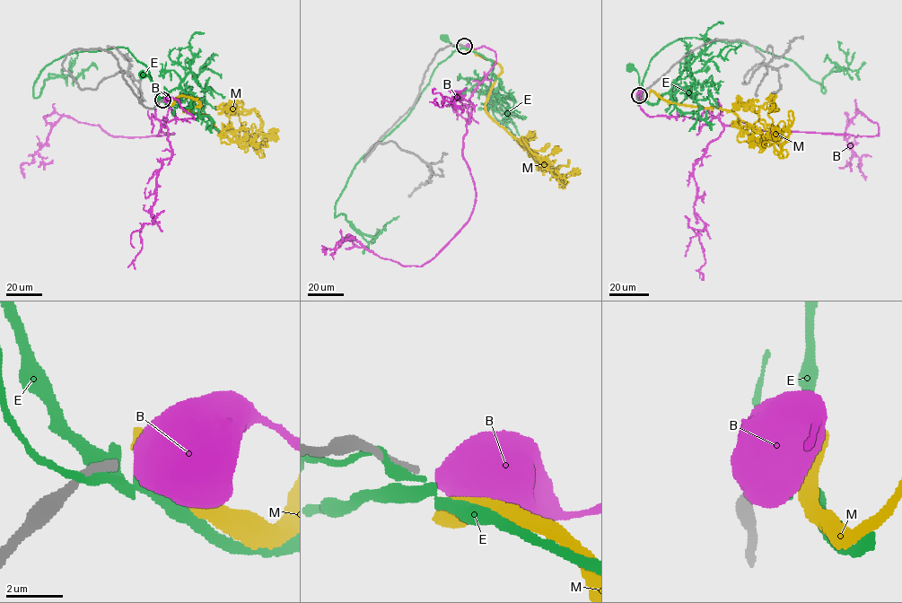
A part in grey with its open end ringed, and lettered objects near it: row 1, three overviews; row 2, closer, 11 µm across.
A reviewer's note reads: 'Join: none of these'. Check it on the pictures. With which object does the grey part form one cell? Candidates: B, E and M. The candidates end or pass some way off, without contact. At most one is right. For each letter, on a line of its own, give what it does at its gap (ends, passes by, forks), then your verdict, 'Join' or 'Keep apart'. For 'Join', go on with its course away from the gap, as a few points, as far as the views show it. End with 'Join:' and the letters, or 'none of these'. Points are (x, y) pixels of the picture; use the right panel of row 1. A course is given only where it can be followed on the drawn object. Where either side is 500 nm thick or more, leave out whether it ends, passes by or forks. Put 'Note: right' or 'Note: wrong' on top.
Note: right
B: Keep apart
E: It passes by. Keep apart
M: Keep apart
Join: none of these

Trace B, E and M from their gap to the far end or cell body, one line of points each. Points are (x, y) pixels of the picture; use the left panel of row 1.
B: (163, 100), (195, 119), (166, 118), (161, 131), (174, 134), (124, 137), (62, 117), (21, 165), (24, 178)
E: (162, 100), (156, 97), (152, 83), (143, 74)
M: (164, 100), (194, 98), (200, 104), (184, 110), (205, 114), (232, 140), (239, 137), (238, 108), (251, 112)

